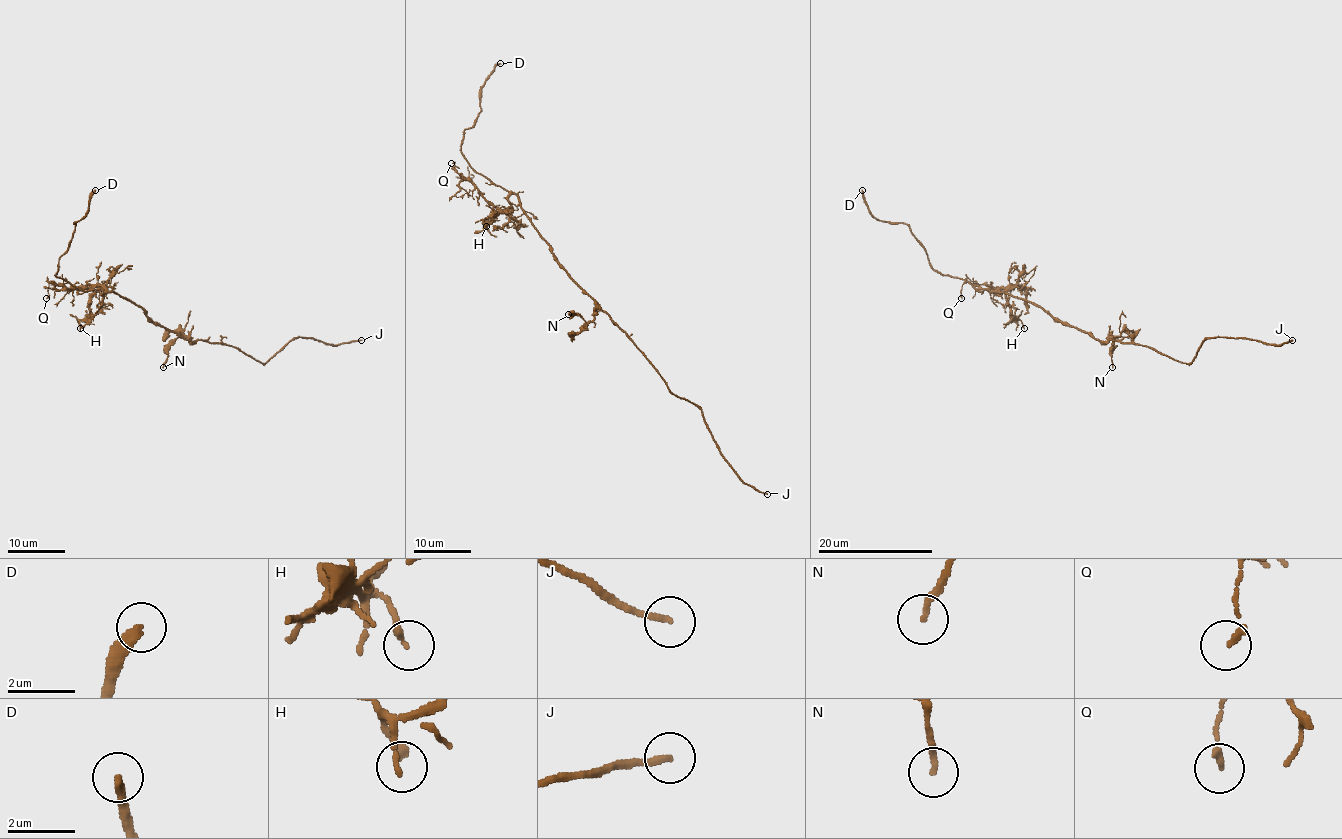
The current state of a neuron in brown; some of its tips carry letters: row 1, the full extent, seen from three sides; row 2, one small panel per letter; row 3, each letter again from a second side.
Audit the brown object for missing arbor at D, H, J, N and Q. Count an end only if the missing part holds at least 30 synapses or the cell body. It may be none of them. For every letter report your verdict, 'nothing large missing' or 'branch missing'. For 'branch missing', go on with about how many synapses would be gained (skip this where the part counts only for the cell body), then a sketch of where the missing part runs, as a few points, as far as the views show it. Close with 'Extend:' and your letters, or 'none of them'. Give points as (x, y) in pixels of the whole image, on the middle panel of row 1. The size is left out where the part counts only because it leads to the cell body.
D: branch missing | (500, 63), (516, 65), (529, 59), (554, 62), (549, 60)
H: nothing large missing
J: branch missing | 60 syn
N: nothing large missing
Q: nothing large missing
Extend: D, J

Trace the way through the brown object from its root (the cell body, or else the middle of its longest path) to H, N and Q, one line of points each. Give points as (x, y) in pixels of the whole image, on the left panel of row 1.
H: (161, 327), (134, 302), (115, 292), (102, 292), (98, 311), (78, 320), (80, 328)
N: (161, 327), (178, 332), (188, 341), (190, 338), (178, 337), (174, 341), (163, 367)
Q: (161, 327), (134, 302), (115, 292), (102, 292), (105, 289), (101, 285), (62, 288), (50, 282), (46, 298)

